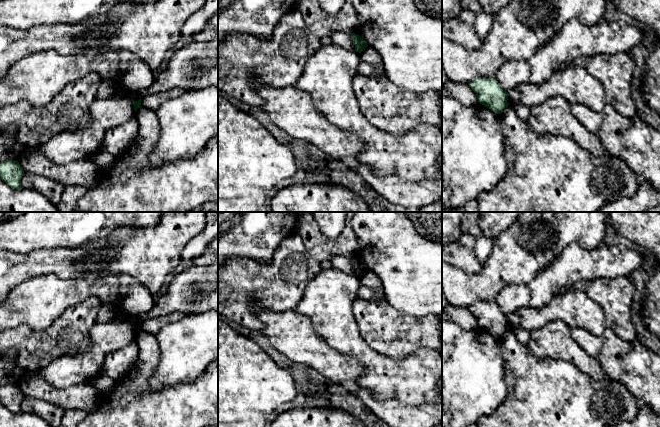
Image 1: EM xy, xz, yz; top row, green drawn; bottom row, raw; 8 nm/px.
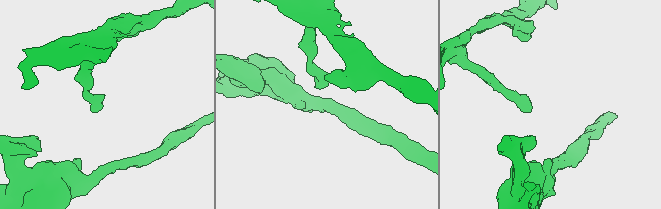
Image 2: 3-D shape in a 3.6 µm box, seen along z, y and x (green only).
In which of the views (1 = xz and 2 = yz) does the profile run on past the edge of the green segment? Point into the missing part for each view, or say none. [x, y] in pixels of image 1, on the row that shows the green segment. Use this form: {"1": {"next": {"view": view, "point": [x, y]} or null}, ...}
{"1": {"next": null}, "2": {"next": null}}

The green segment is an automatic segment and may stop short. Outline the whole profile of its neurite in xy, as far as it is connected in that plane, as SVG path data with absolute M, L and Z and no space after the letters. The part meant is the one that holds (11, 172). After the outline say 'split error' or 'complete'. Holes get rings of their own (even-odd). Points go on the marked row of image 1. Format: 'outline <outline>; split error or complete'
outline M7 160L0 163L0 178L11 188L20 190L24 169L18 161Z; complete

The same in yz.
outline M477 77L468 84L476 93L478 102L491 111L501 114L508 107L506 91L502 89L495 77Z; complete

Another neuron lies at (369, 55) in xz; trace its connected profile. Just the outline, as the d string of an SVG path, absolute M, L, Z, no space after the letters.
M367 46L360 53L360 58L362 62L374 65L375 67L378 67L380 64L383 64L381 55L370 46Z

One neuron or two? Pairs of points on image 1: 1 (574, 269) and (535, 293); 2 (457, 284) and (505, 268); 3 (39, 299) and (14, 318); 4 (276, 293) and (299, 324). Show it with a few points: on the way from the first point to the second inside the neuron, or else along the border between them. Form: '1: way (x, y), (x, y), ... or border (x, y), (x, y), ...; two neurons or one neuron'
1: way (564, 272), (545, 285); one neuron
2: way (469, 284), (486, 284), (493, 277); one neuron
3: way (33, 303), (29, 303), (20, 312); one neuron
4: border (265, 308), (276, 312), (293, 310); two neurons

